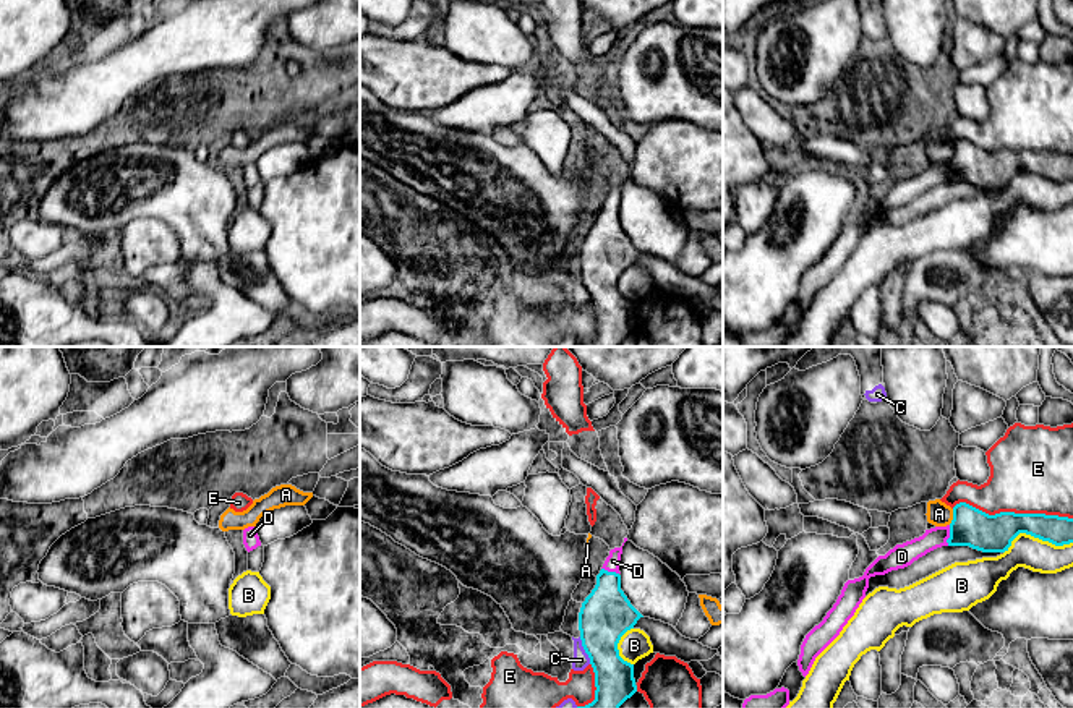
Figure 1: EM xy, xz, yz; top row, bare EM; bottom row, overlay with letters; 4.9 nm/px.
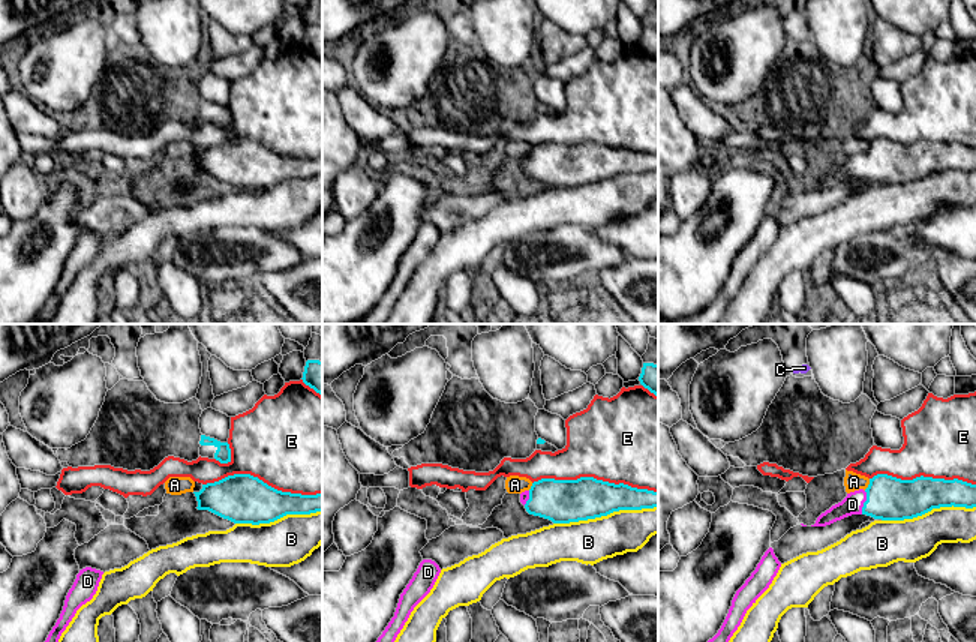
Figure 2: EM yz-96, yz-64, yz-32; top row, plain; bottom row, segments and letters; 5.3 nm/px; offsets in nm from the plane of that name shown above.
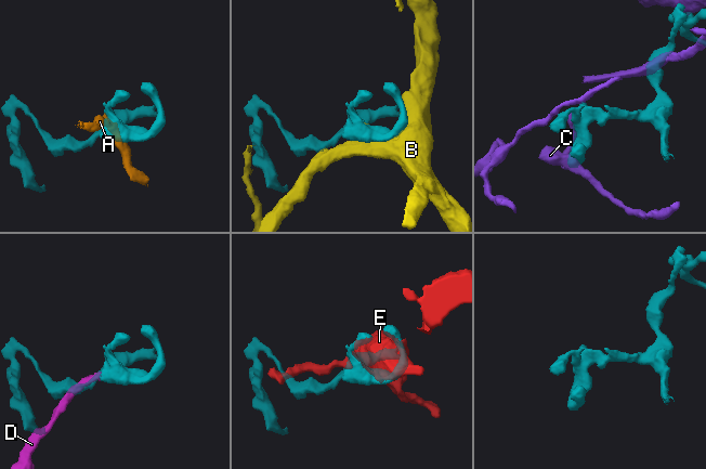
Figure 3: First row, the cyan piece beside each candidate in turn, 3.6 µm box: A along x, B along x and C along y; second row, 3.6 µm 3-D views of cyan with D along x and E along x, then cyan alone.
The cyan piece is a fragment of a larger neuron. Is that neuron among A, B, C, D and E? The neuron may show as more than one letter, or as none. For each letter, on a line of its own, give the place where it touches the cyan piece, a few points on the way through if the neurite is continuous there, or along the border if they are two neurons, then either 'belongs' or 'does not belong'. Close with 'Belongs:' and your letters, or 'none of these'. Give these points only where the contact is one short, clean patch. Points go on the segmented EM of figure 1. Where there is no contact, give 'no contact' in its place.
A: contact yz (953, 517); does not belong
B: contact yz (1036, 537); does not belong
C: contact xz (584, 648); does not belong
D: contact yz (950, 535); belongs
E: contact yz (1012, 512); does not belong
Belongs: D

